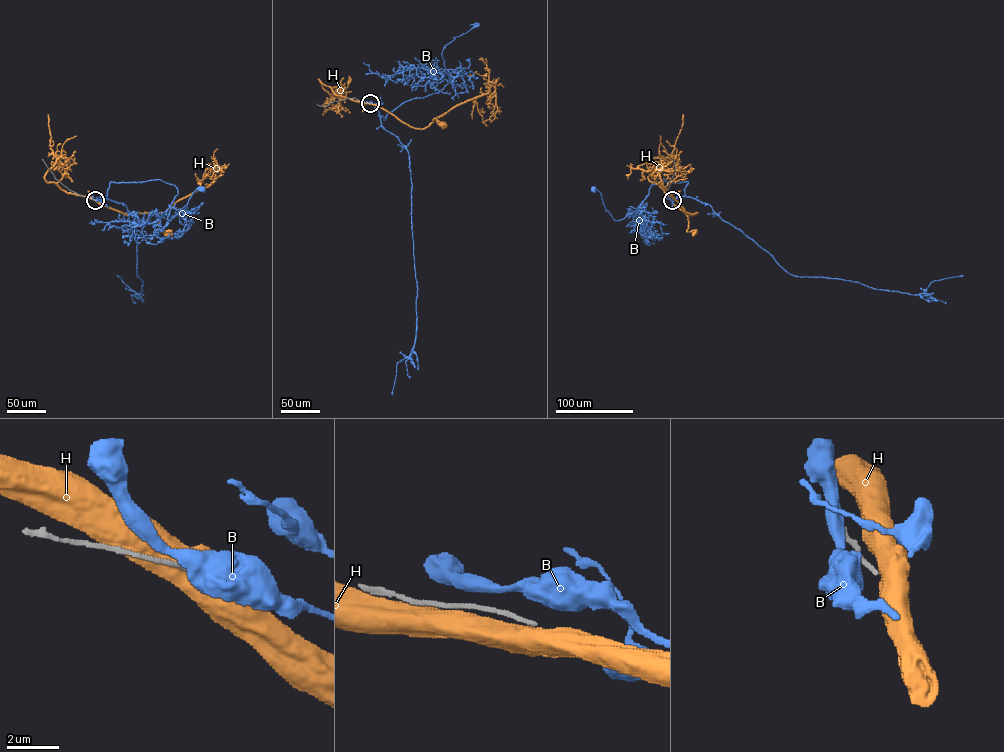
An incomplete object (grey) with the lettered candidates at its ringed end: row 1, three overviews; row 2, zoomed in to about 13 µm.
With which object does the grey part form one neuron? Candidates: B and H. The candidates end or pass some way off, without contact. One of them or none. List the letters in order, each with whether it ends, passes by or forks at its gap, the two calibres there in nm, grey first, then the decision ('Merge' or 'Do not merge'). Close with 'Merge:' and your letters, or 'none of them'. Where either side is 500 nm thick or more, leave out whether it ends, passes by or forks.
B: Thickness 130 nm (grey) against 700 nm. Do not merge
H: Thickness 130 nm (grey) against 850 nm. Do not merge
Merge: none of them

